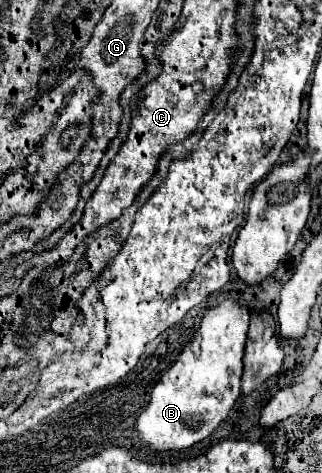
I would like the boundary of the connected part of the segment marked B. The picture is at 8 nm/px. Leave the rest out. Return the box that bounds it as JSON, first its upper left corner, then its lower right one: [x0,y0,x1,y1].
[135,300,249,452]

